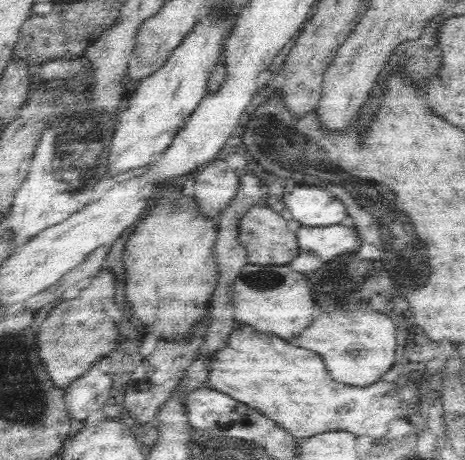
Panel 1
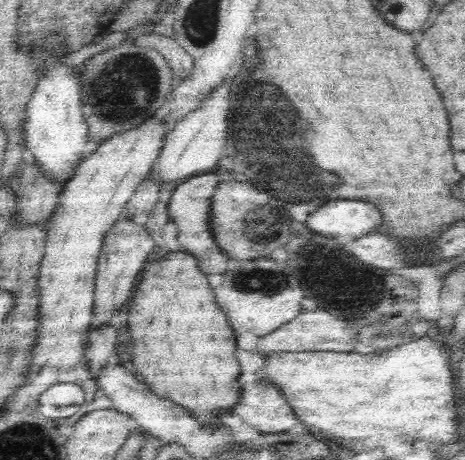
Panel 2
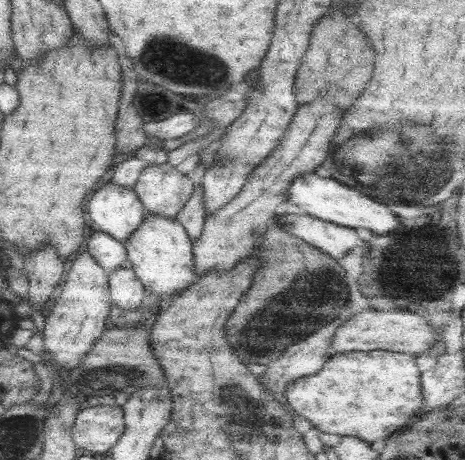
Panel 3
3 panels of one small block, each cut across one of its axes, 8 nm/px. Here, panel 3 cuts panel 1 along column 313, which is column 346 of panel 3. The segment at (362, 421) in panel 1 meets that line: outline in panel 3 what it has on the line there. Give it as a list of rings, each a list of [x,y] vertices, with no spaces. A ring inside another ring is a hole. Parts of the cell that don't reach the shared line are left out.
[[[371,350],[367,354],[335,352],[317,374],[289,382],[281,402],[287,404],[287,412],[309,420],[313,428],[325,434],[355,436],[371,444],[377,438],[401,432],[417,416],[421,408],[421,374],[413,364],[415,356],[387,350]]]

